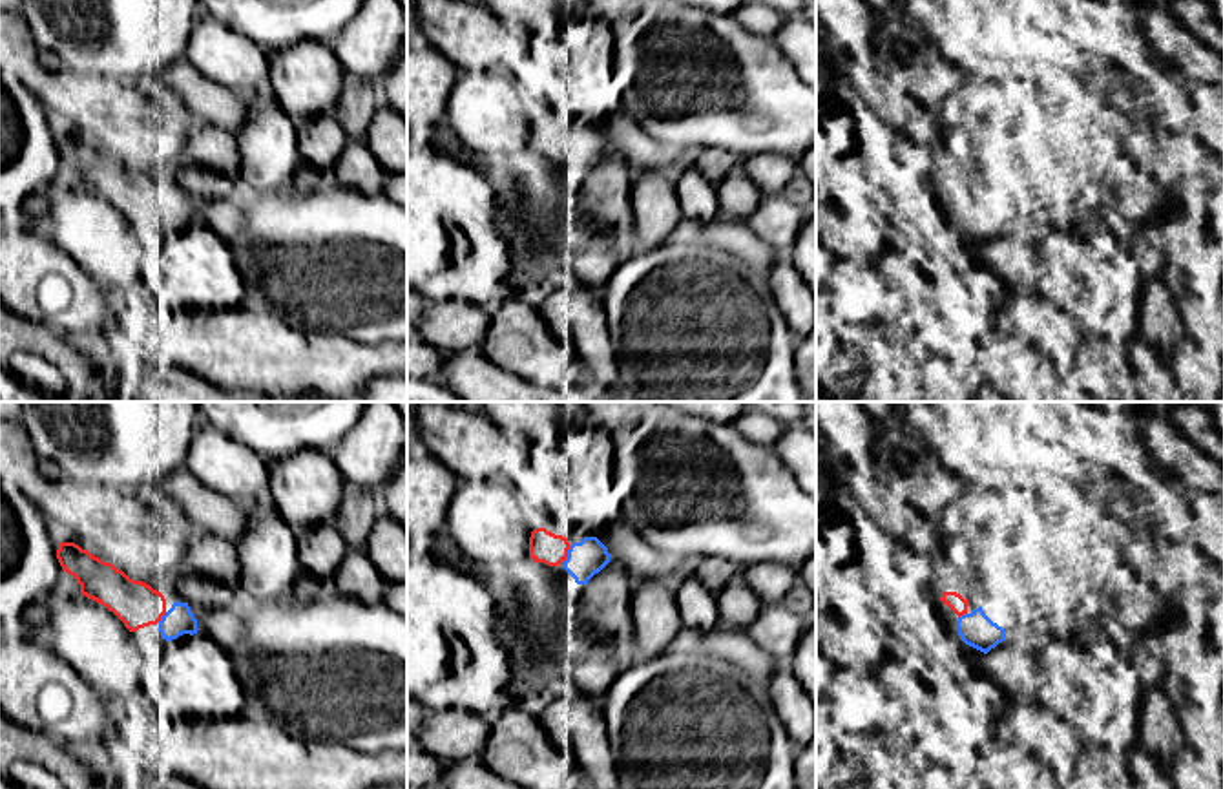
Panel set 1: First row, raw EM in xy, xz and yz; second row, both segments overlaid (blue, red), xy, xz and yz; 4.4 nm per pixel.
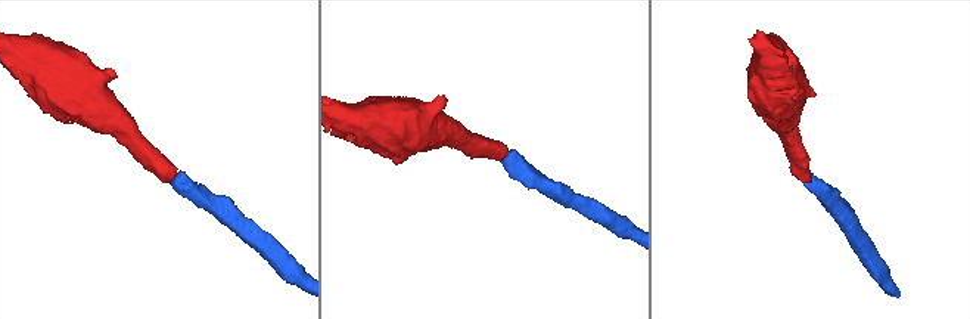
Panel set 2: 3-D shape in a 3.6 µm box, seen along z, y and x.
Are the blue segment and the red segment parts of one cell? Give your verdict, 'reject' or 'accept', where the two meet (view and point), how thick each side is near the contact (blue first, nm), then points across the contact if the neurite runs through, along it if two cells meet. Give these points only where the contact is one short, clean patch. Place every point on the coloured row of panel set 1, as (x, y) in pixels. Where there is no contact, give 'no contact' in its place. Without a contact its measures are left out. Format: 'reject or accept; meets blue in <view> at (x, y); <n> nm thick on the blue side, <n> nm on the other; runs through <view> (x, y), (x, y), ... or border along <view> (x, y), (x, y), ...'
accept; meets blue in xz at (568, 554); 160 nm thick on the blue side, 140 nm on the other

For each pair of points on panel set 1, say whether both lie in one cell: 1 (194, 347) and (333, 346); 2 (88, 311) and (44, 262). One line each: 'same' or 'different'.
1: same
2: same

